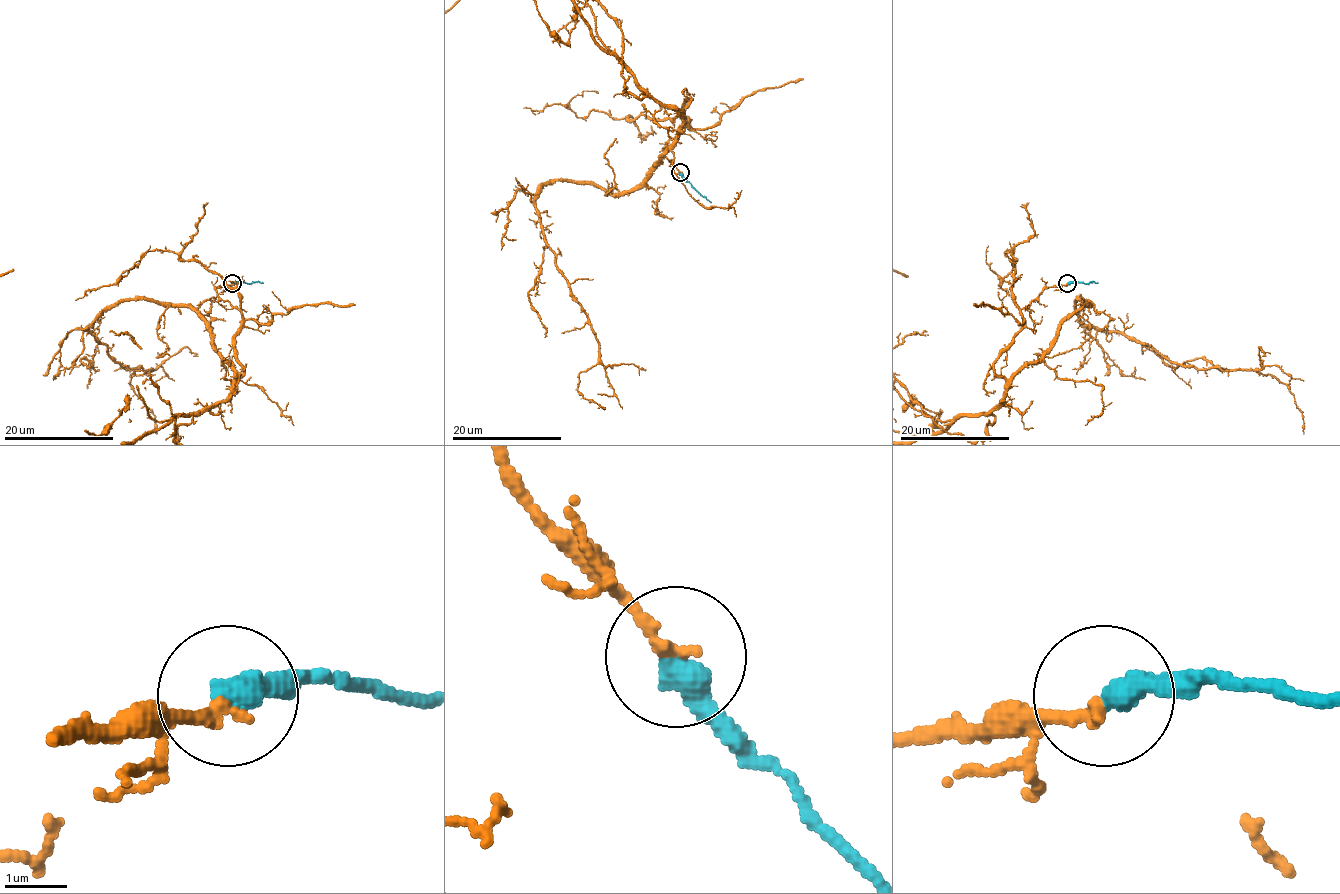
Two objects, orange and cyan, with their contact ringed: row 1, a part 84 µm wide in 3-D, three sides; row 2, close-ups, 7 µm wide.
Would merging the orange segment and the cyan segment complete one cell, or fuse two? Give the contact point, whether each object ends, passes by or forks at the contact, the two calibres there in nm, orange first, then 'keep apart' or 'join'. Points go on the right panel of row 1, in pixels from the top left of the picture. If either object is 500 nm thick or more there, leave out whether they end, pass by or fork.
at (1067, 283); orange ends there; cyan ends there; 200 nm thick on the orange side, 440 nm on the other; join

